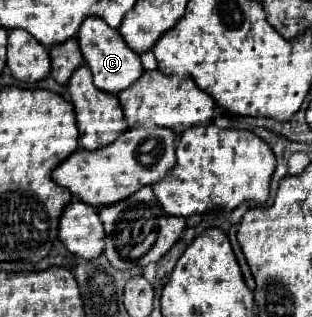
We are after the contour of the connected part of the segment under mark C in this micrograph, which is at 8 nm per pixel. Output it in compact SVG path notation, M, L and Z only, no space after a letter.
M86 17L86 21L80 25L80 31L78 31L78 43L84 55L84 61L94 75L94 85L102 91L118 93L130 87L144 71L140 57L132 49L128 49L120 33L116 29L110 29L110 25L106 25L106 21L102 21L100 17Z

